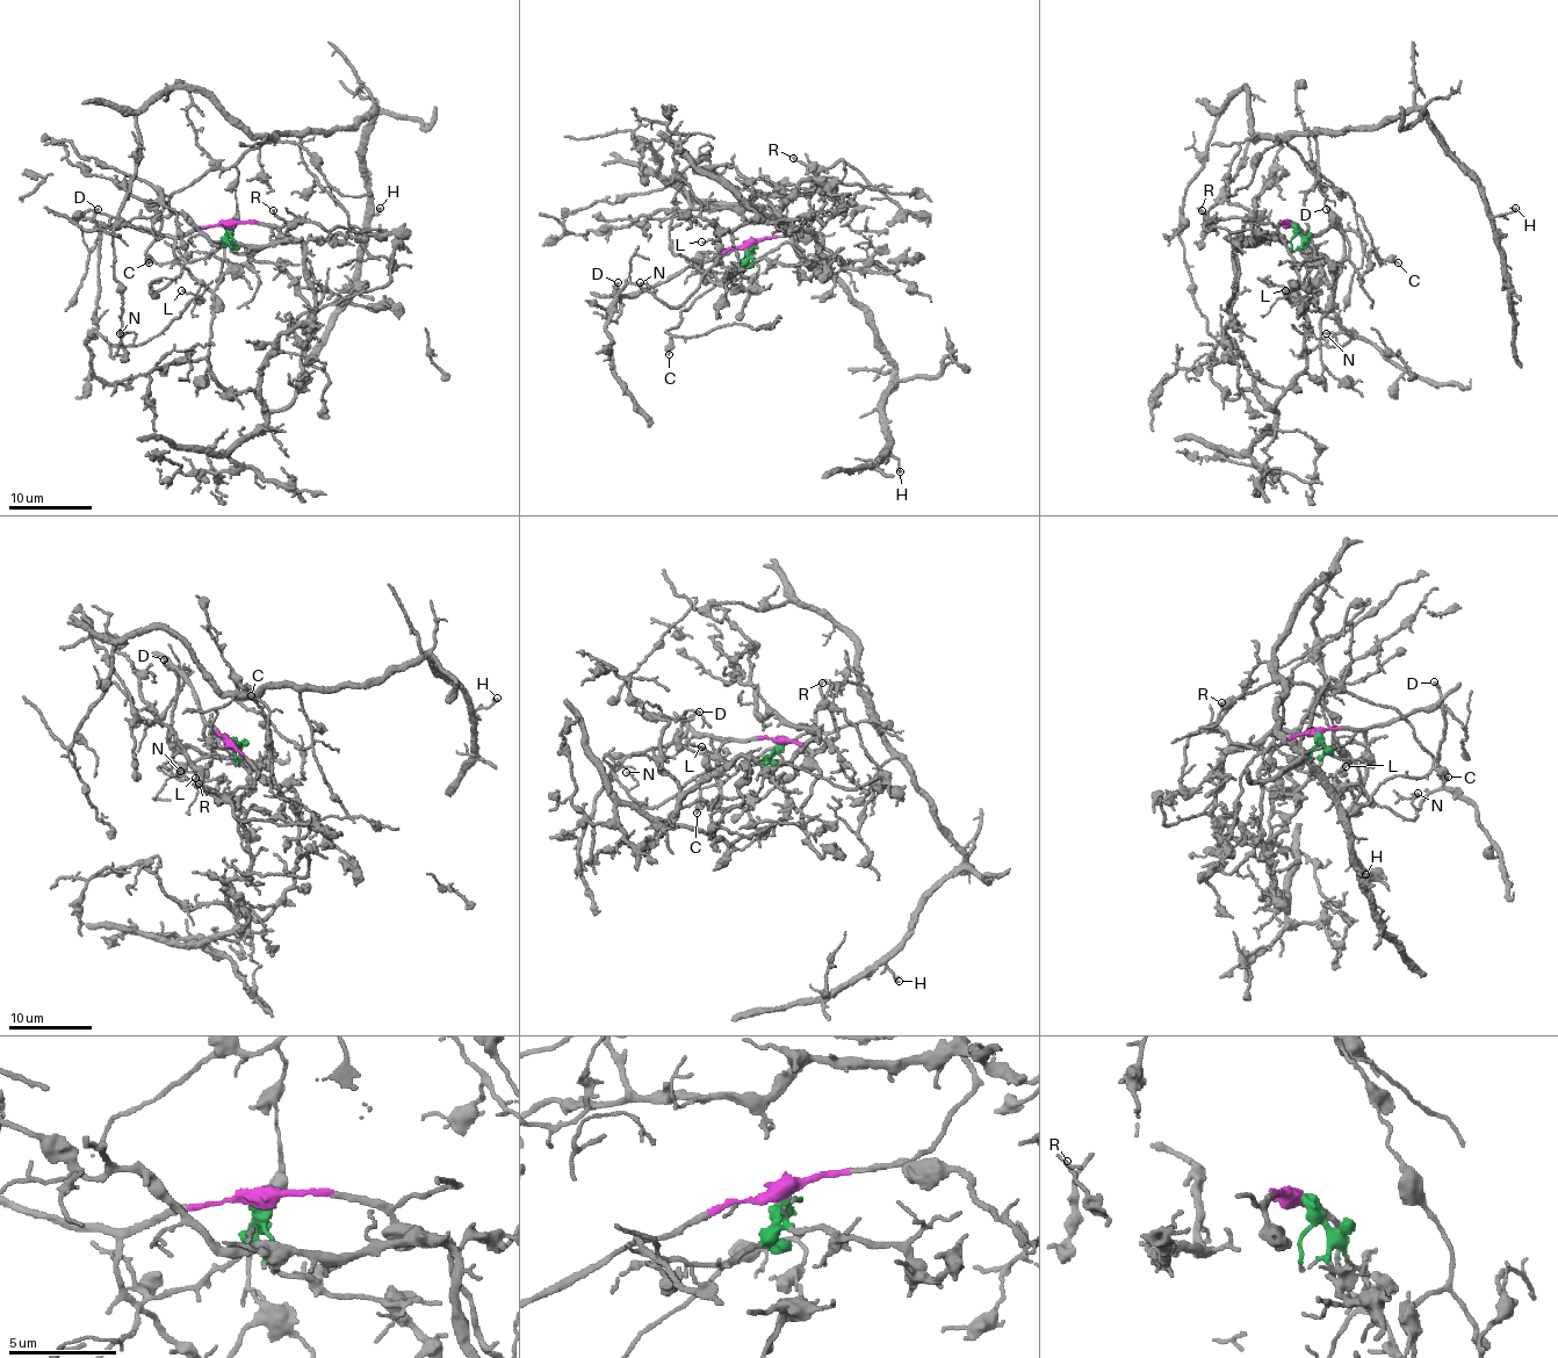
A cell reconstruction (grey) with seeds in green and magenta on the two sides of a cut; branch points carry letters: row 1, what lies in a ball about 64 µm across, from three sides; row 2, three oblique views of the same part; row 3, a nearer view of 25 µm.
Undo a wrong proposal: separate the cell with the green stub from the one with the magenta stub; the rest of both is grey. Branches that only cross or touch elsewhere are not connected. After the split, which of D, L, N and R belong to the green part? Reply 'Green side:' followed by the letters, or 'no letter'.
Green side: no letter

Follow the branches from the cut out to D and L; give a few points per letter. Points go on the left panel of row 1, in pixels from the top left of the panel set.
D: (229, 224), (207, 225), (179, 236), (156, 236), (131, 225), (100, 224), (94, 219), (98, 209)
L: (229, 224), (171, 236), (100, 228), (95, 330), (110, 345), (135, 347), (158, 334), (197, 301), (181, 290)

